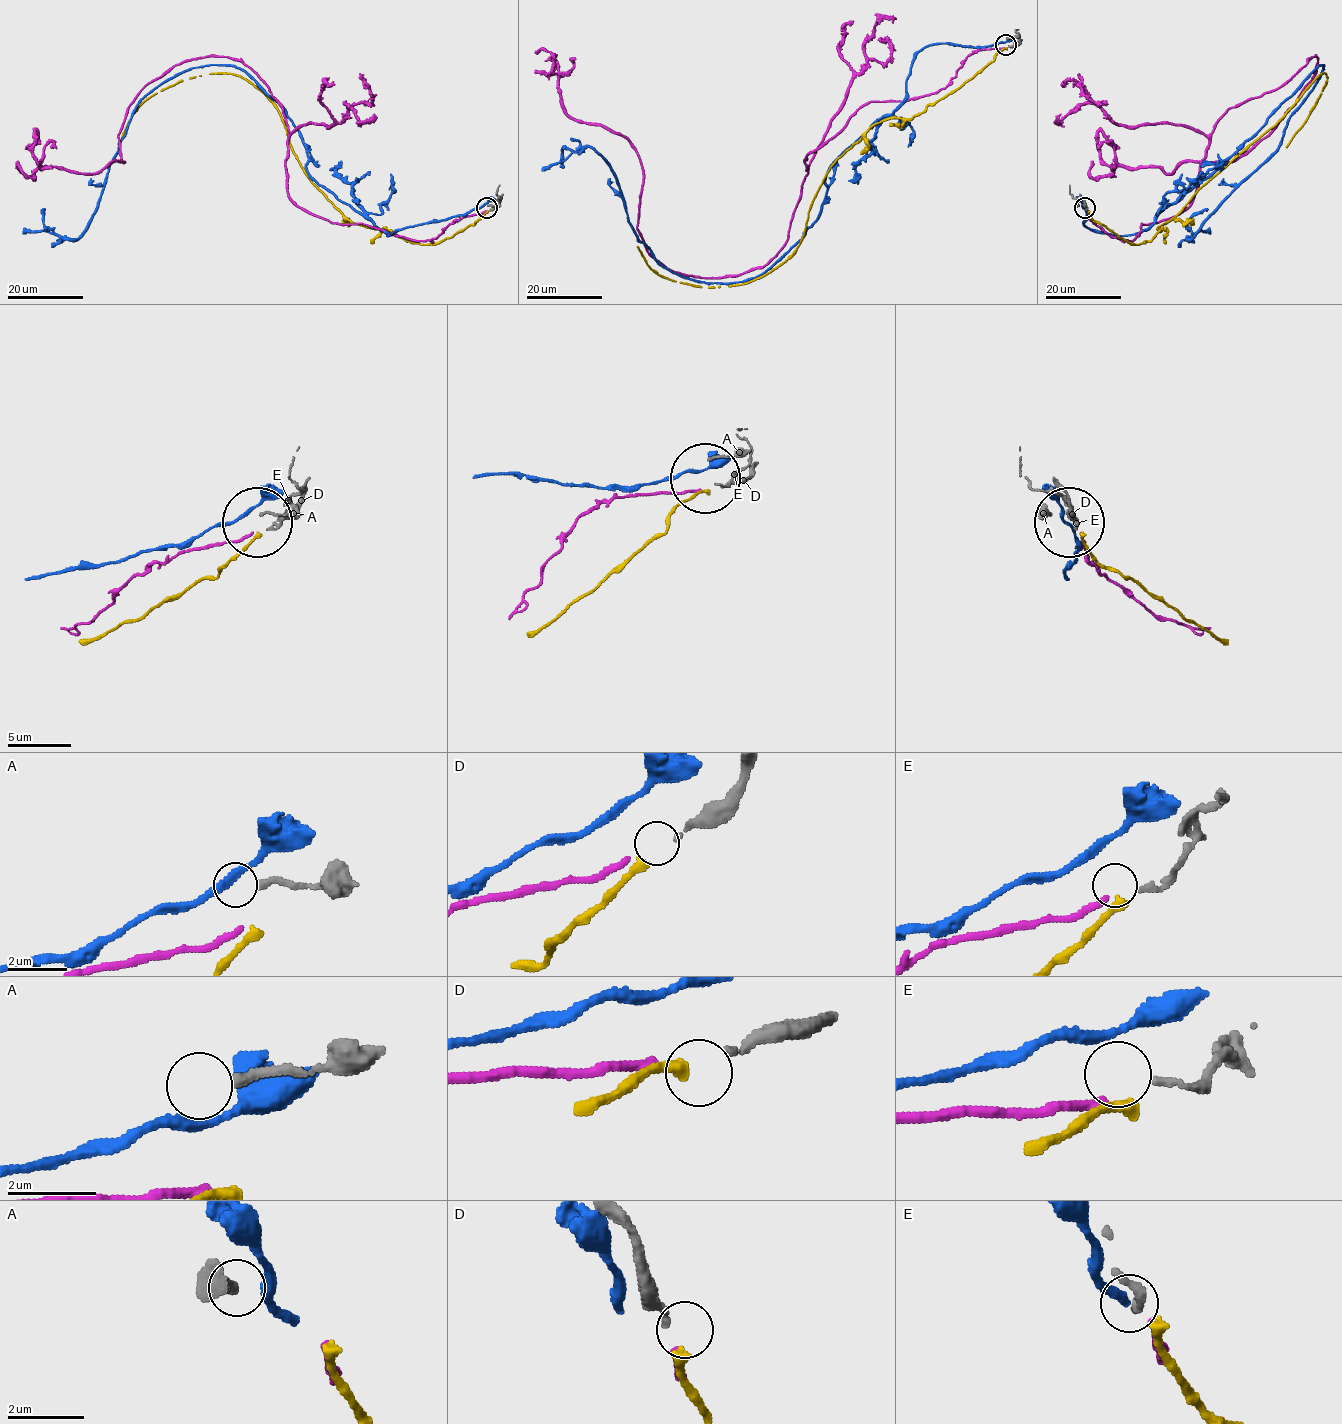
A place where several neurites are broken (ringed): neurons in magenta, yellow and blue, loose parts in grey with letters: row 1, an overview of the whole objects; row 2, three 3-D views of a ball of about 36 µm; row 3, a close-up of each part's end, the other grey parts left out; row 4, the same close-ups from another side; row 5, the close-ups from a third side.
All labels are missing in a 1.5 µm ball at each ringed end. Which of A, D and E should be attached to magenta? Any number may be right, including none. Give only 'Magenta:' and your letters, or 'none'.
Magenta: none

